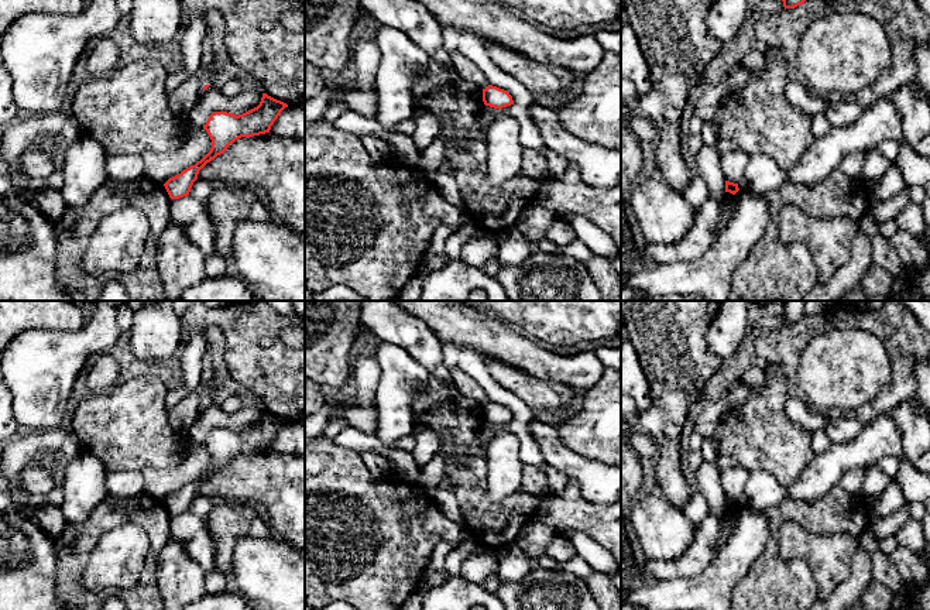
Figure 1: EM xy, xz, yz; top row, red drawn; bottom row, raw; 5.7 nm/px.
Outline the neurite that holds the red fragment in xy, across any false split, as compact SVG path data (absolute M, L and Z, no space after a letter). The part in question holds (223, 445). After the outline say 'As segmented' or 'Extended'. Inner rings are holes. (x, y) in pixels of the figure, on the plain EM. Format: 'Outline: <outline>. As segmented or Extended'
Outline: M262 409L260 421L243 431L212 429L203 442L212 456L212 465L195 482L191 482L164 500L169 514L179 515L188 513L193 498L198 496L199 487L223 470L236 456L270 449L271 442L285 424L288 424L286 419Z. As segmented

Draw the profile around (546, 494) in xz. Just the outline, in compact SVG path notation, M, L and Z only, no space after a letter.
M545 487L539 494L538 494L538 501L536 501L536 506L535 506L535 513L538 515L543 515L553 498L553 491L548 487Z

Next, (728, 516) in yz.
M738 507L735 511L725 508L723 513L723 531L721 535L714 546L714 554L717 555L724 545L728 542L730 535L731 535L731 530L734 525L734 521L737 520L738 514L739 514L741 507Z

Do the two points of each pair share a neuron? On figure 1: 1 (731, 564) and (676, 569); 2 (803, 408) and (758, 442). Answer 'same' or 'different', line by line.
1: different
2: different

